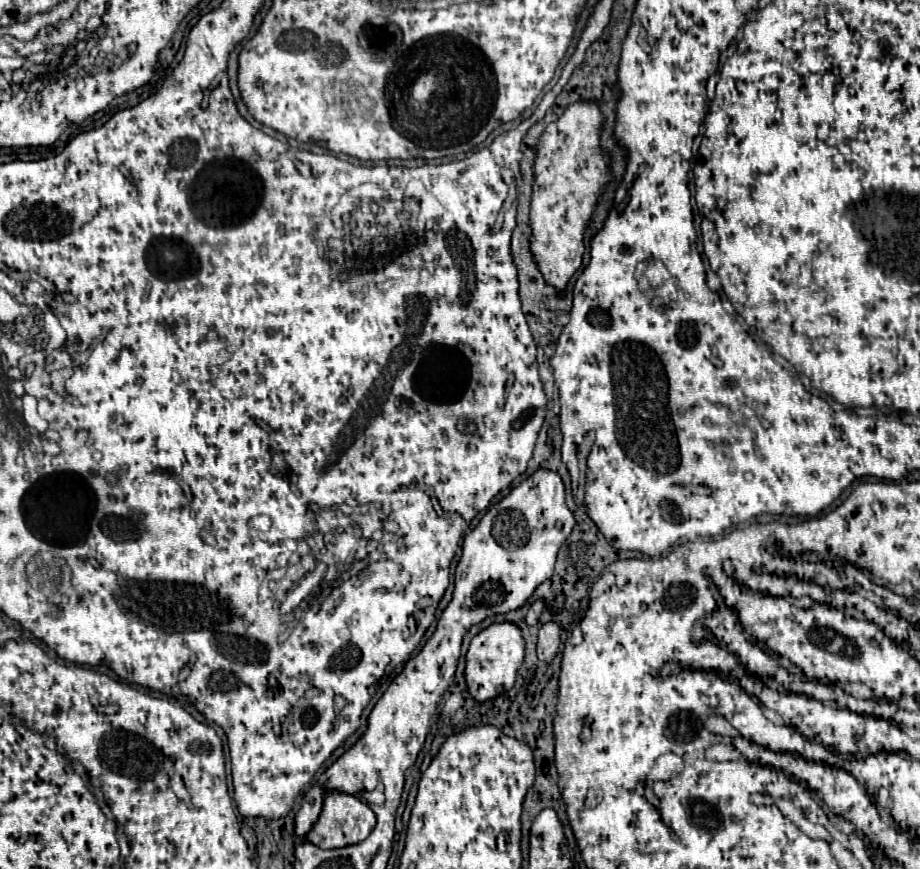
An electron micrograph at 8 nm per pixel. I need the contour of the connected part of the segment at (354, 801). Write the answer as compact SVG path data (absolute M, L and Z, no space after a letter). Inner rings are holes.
M330 792L324 800L324 808L322 808L318 822L304 836L304 842L310 842L318 848L342 848L342 846L350 846L350 844L358 844L358 842L366 840L368 834L374 830L374 826L376 826L376 816L368 808L368 804L364 804L356 796Z

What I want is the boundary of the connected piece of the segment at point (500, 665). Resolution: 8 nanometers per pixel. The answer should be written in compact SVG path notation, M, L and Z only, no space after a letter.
M510 622L490 624L486 630L482 630L472 638L470 648L466 652L464 676L470 696L476 702L486 702L504 694L504 690L510 690L514 686L514 678L522 660L524 660L524 640L520 628Z

